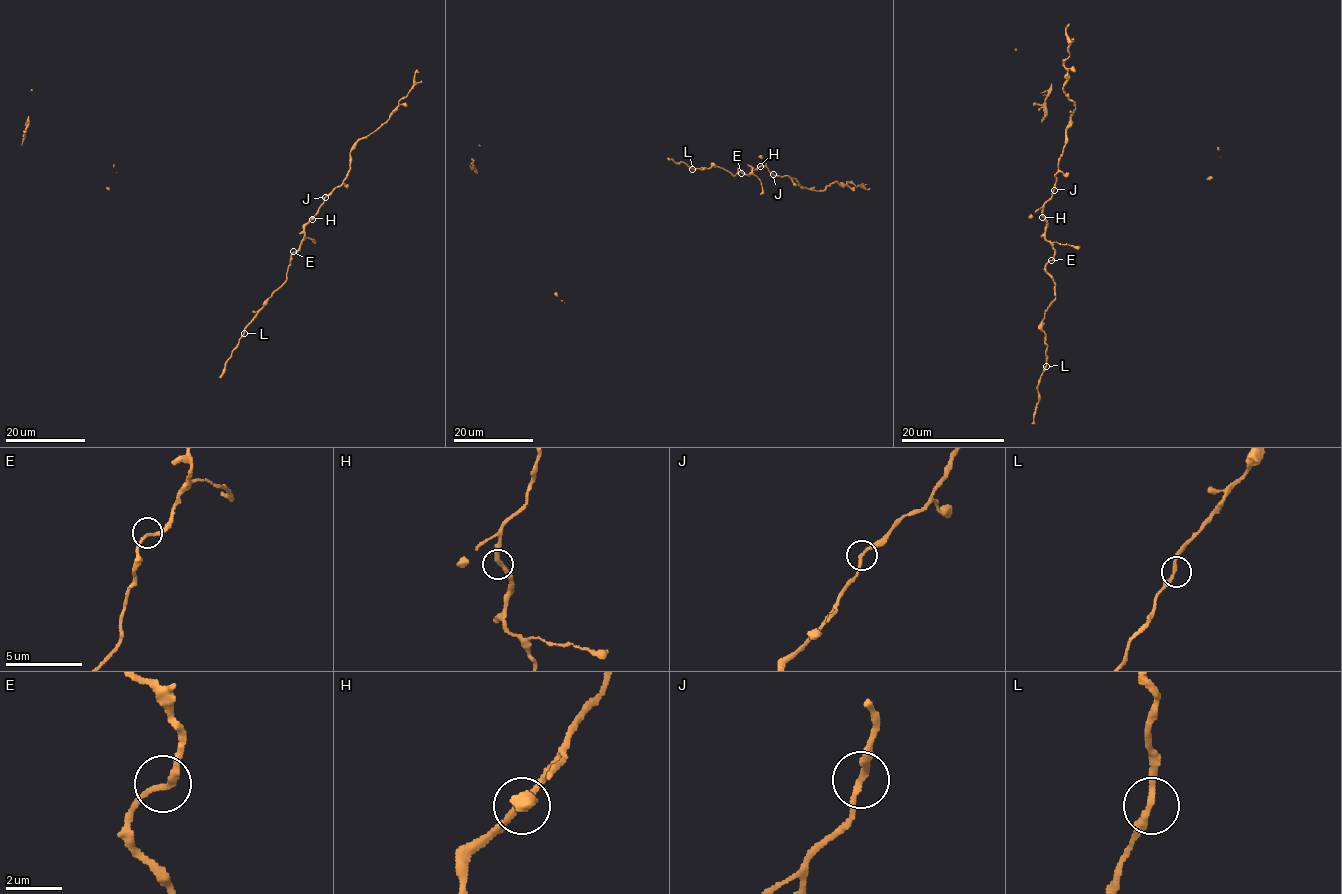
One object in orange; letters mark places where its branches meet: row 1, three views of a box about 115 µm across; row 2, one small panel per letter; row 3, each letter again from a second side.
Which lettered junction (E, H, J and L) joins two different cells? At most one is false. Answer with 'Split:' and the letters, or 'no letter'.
Split: no letter

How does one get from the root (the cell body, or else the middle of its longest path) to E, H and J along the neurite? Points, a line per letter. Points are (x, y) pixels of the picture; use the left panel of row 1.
E: (286, 279), (293, 251)
H: (286, 279), (290, 255), (298, 249), (304, 226), (312, 219)
J: (286, 279), (290, 255), (298, 249), (305, 224), (325, 198)

